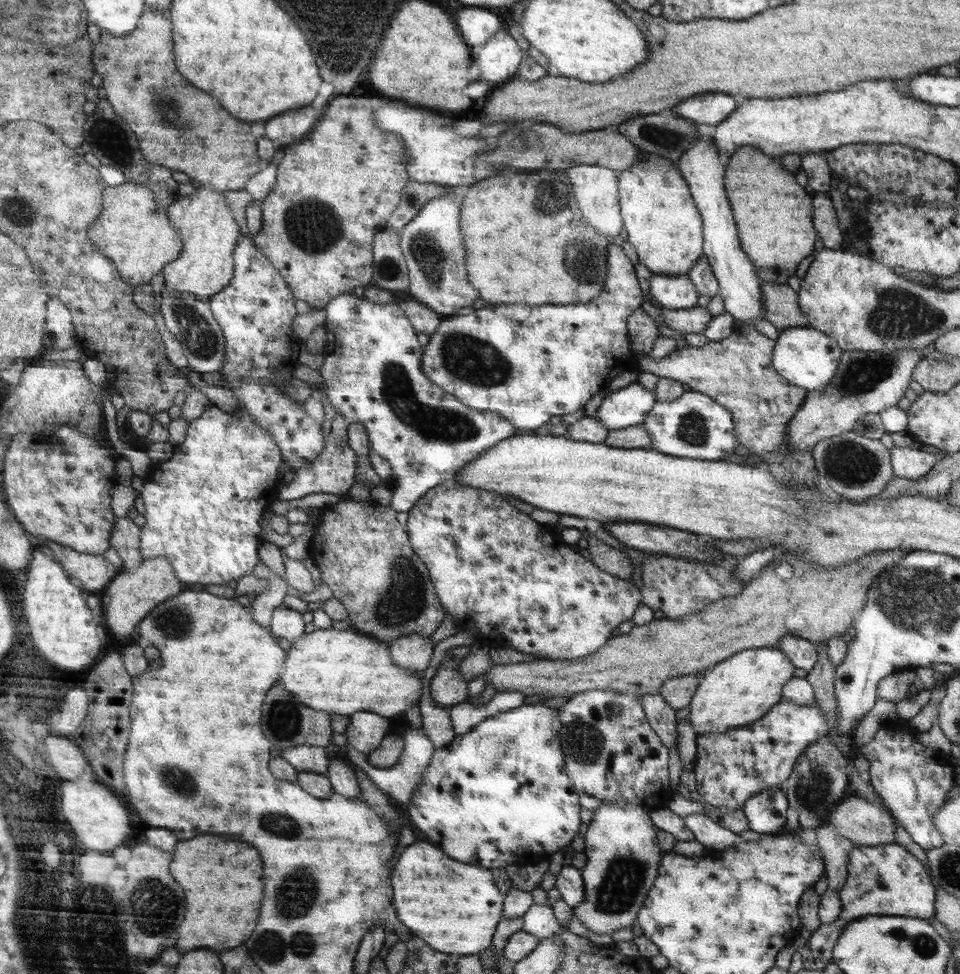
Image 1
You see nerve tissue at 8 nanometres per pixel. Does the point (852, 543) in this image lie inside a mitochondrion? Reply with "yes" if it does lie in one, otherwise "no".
no

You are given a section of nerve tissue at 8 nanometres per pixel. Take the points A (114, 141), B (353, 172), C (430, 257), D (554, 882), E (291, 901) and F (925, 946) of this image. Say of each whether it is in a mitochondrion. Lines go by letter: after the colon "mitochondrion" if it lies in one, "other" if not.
A: mitochondrion
B: other
C: mitochondrion
D: other
E: mitochondrion
F: mitochondrion

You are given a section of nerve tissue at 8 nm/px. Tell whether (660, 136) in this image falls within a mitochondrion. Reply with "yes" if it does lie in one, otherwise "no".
yes

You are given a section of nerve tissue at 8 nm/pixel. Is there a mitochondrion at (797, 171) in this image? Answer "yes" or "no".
no

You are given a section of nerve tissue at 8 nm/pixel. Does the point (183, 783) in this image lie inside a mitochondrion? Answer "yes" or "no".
yes

